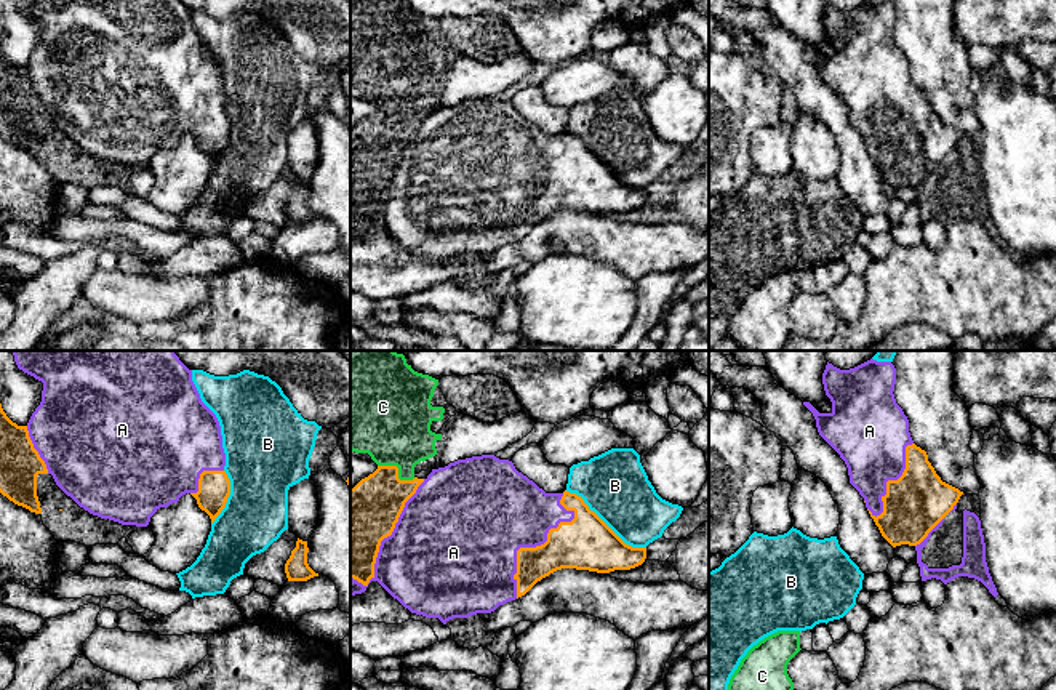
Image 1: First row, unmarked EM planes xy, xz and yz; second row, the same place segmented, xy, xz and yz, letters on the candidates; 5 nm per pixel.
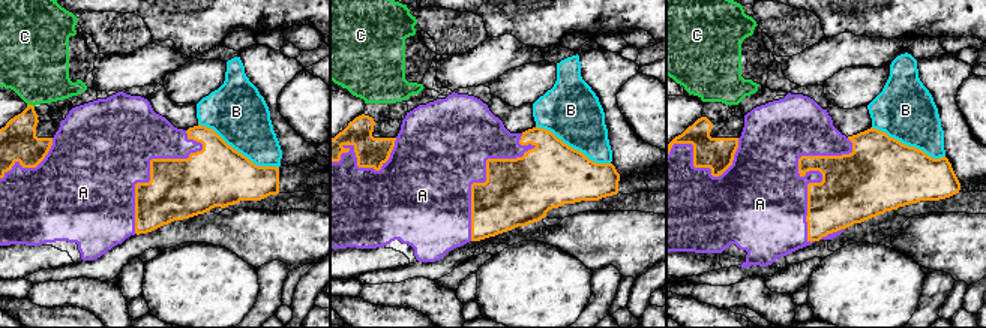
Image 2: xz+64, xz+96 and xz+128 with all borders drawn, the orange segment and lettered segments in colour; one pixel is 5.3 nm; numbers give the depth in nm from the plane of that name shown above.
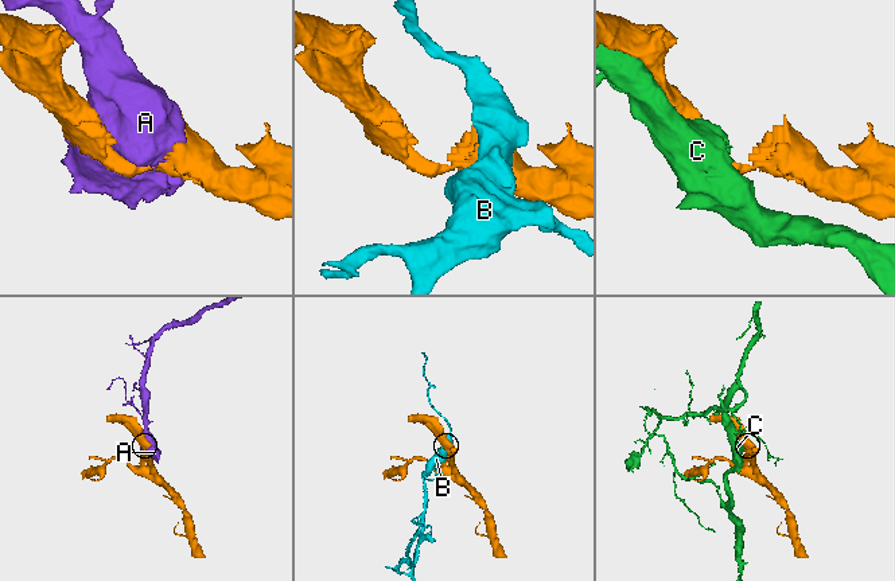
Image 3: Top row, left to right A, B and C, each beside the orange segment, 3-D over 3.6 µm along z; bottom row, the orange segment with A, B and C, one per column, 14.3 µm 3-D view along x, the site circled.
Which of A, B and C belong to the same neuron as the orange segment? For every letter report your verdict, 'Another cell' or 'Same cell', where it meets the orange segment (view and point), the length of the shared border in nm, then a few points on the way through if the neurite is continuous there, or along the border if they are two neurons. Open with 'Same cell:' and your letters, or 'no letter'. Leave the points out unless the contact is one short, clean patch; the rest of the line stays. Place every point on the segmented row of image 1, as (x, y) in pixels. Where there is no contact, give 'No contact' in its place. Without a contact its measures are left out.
Same cell: A
A: Same cell. Touches orange at xz (538, 546). Shared border 600 nm
B: Another cell. Touches orange at xz (604, 522). Shared border 500 nm
C: Another cell. Touches orange at xz (397, 471). Shared border 200 nm

